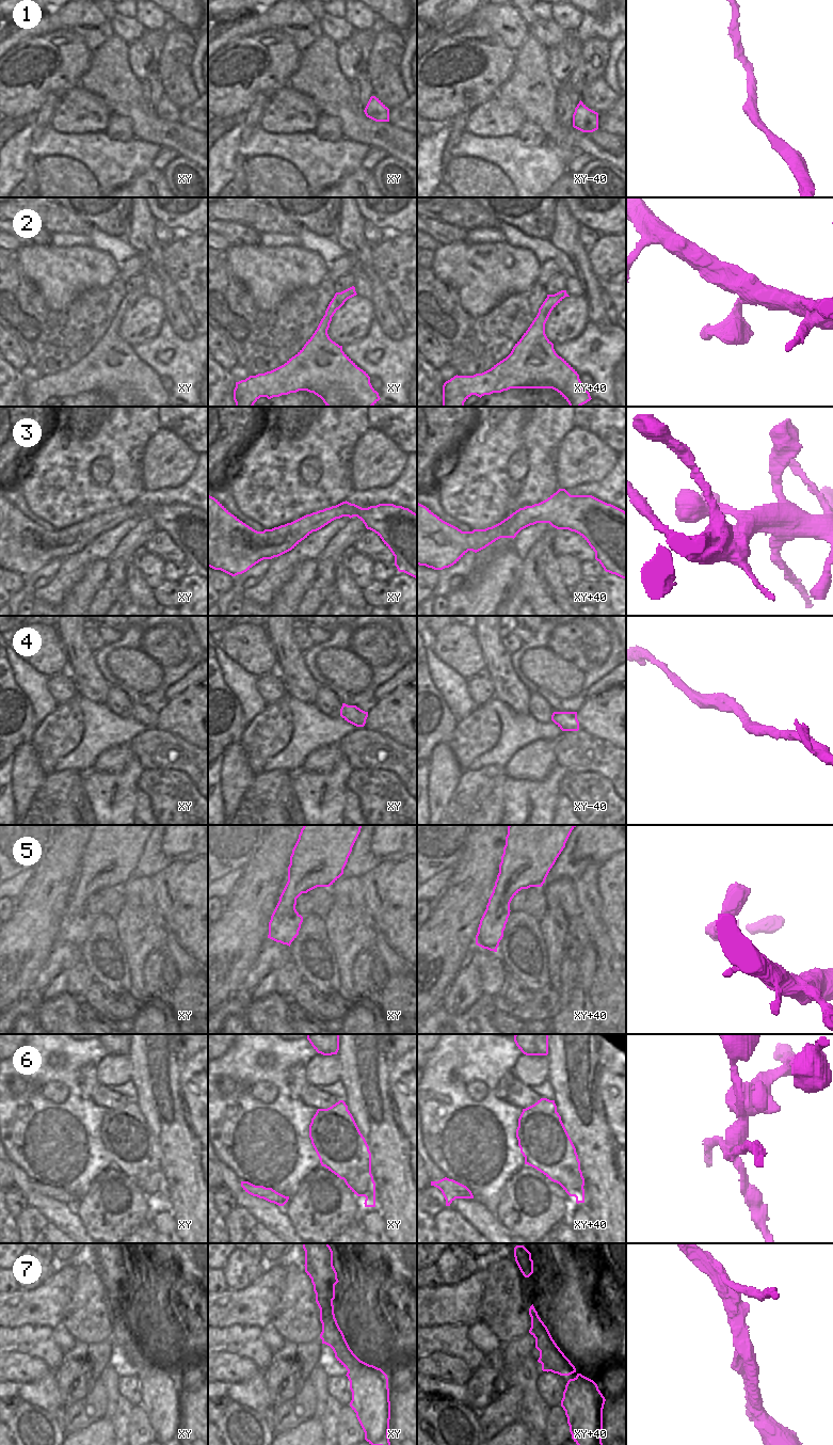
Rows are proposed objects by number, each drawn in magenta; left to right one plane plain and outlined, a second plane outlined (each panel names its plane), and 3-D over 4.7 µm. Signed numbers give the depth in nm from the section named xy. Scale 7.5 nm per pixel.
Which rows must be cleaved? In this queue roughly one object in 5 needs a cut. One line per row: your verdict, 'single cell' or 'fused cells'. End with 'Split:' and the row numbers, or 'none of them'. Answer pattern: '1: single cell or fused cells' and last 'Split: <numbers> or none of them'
1: single cell
2: single cell
3: single cell
4: single cell
5: fused cells
6: fused cells
7: single cell
Split: 5, 6

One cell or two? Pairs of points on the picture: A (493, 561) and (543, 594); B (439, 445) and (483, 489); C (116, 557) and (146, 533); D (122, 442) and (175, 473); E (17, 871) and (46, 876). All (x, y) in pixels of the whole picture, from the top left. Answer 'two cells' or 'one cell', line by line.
A: two cells
B: two cells
C: one cell
D: two cells
E: two cells

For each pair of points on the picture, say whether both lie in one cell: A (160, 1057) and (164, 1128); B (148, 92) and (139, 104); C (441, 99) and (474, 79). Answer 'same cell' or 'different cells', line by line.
A: same cell
B: different cells
C: same cell

